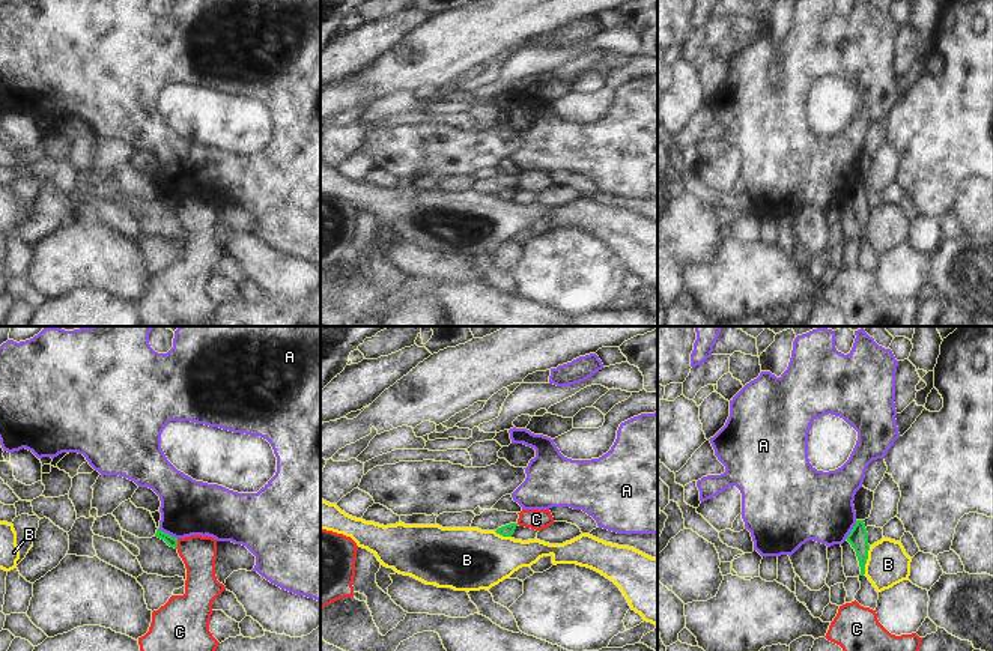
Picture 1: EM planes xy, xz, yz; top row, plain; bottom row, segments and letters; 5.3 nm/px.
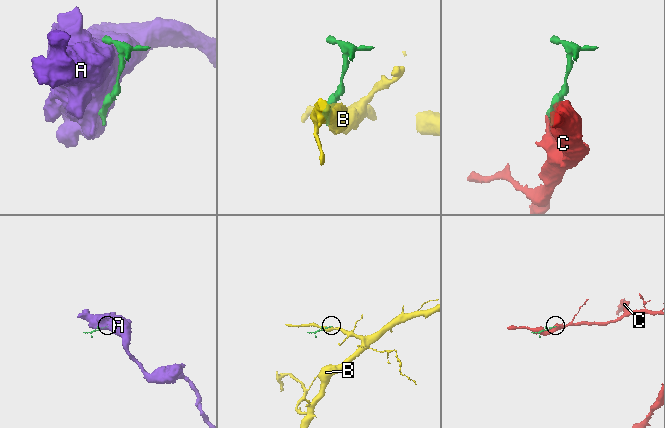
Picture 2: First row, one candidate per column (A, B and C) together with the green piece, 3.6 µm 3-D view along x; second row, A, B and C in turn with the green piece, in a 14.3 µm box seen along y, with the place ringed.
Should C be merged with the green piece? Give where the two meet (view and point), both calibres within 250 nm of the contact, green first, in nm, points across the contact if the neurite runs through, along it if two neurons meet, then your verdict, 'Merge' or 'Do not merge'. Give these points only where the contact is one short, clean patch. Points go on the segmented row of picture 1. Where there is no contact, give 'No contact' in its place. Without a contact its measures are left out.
Touches green at xy (176, 545). Thickness 60 nm (green) against 190 nm. Boundary: xy (178, 540), (175, 548). Do not merge

